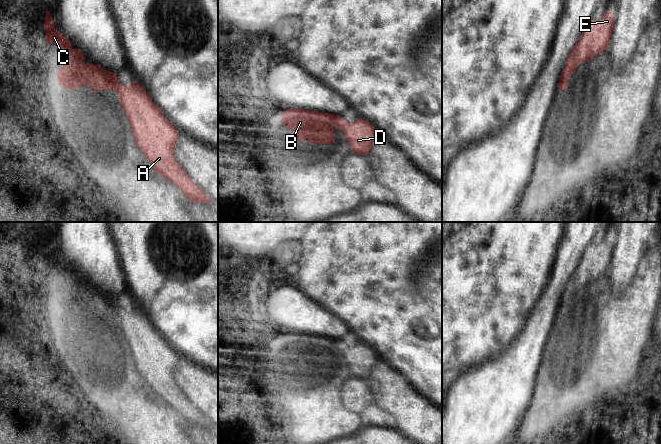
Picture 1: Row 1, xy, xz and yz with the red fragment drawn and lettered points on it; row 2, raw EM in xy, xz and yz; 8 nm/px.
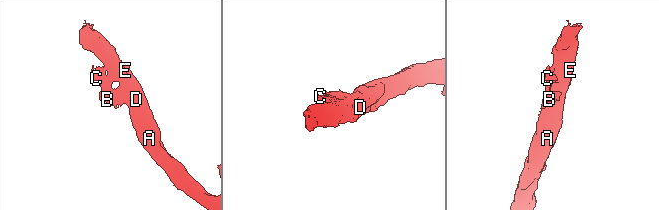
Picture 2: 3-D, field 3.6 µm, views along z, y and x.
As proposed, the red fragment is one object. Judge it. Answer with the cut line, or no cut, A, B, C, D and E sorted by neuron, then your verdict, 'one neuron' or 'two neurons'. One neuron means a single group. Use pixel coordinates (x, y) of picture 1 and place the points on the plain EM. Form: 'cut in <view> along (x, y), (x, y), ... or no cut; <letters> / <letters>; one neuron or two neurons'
cut in xy along (64, 287), (82, 288); A C D E / B; two neurons

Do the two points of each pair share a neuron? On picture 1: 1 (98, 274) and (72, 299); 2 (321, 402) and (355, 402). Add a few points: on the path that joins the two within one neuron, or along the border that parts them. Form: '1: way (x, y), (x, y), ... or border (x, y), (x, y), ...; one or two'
1: border (84, 281), (108, 295); two
2: border (346, 379), (340, 391), (341, 402), (360, 416); two

